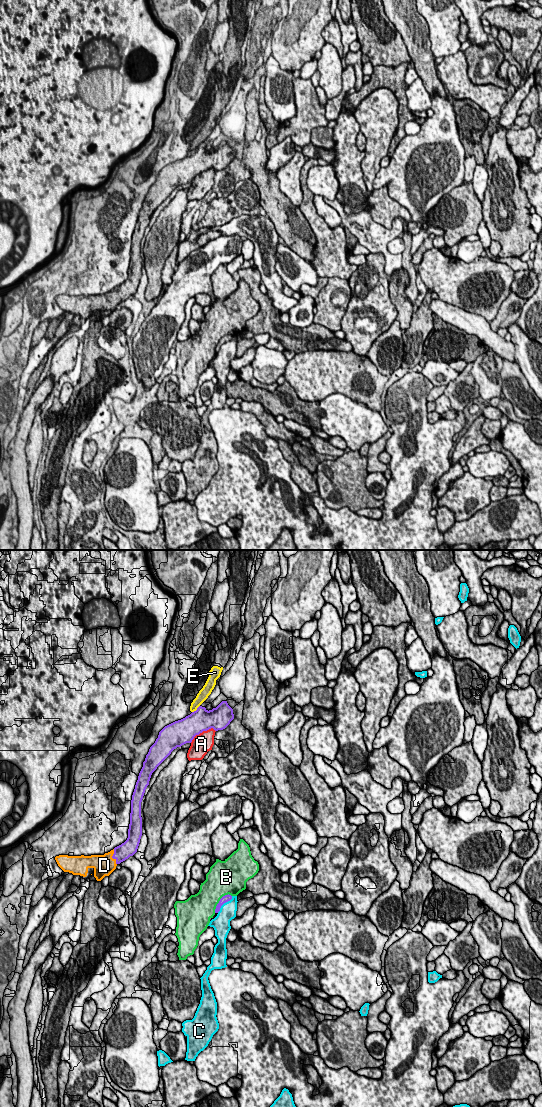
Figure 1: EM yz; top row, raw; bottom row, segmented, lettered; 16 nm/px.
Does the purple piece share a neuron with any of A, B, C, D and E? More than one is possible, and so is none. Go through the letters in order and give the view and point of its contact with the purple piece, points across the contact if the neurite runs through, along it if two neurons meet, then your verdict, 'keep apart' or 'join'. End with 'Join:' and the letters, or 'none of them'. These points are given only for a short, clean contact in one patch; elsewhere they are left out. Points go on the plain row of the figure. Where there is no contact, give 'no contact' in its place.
A: yz (202, 171) | keep apart
B: yz (219, 341) | keep apart
C: yz (224, 342) | keep apart
D: yz (112, 297) | join
E: yz (197, 149) | keep apart
Join: D

